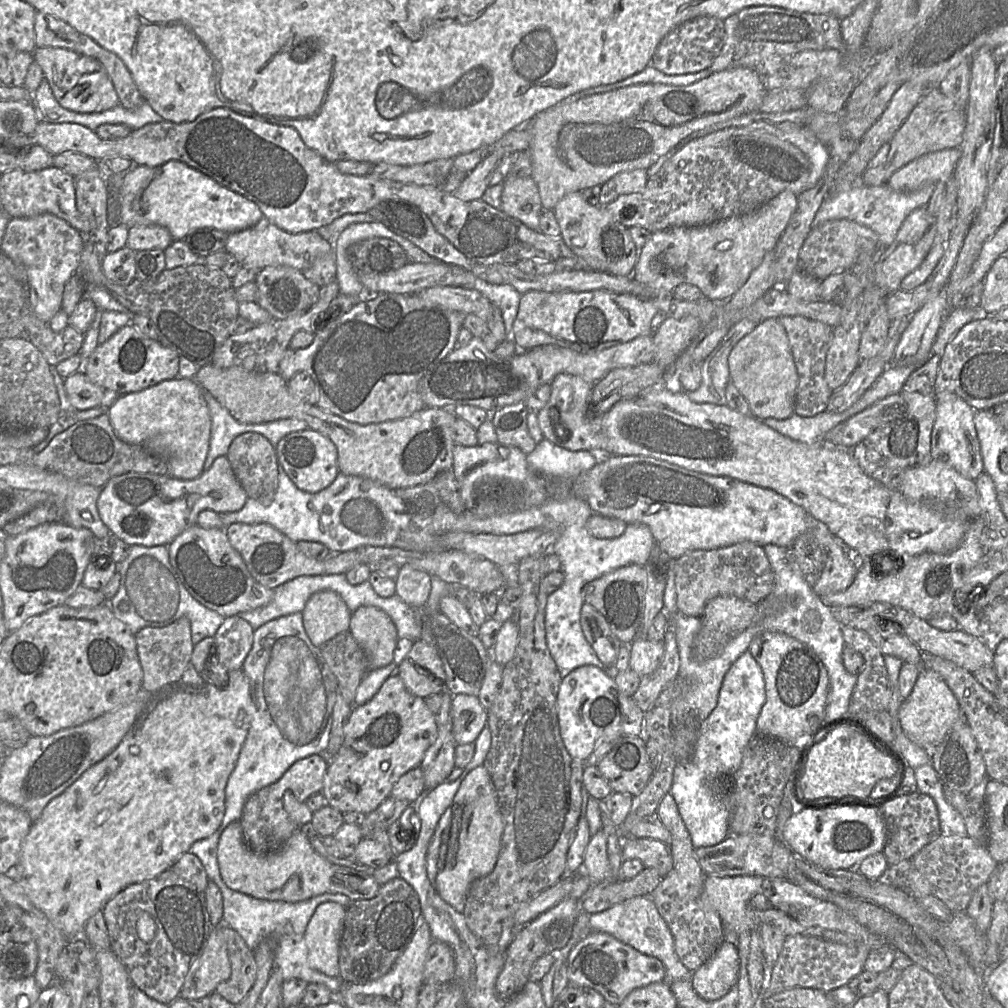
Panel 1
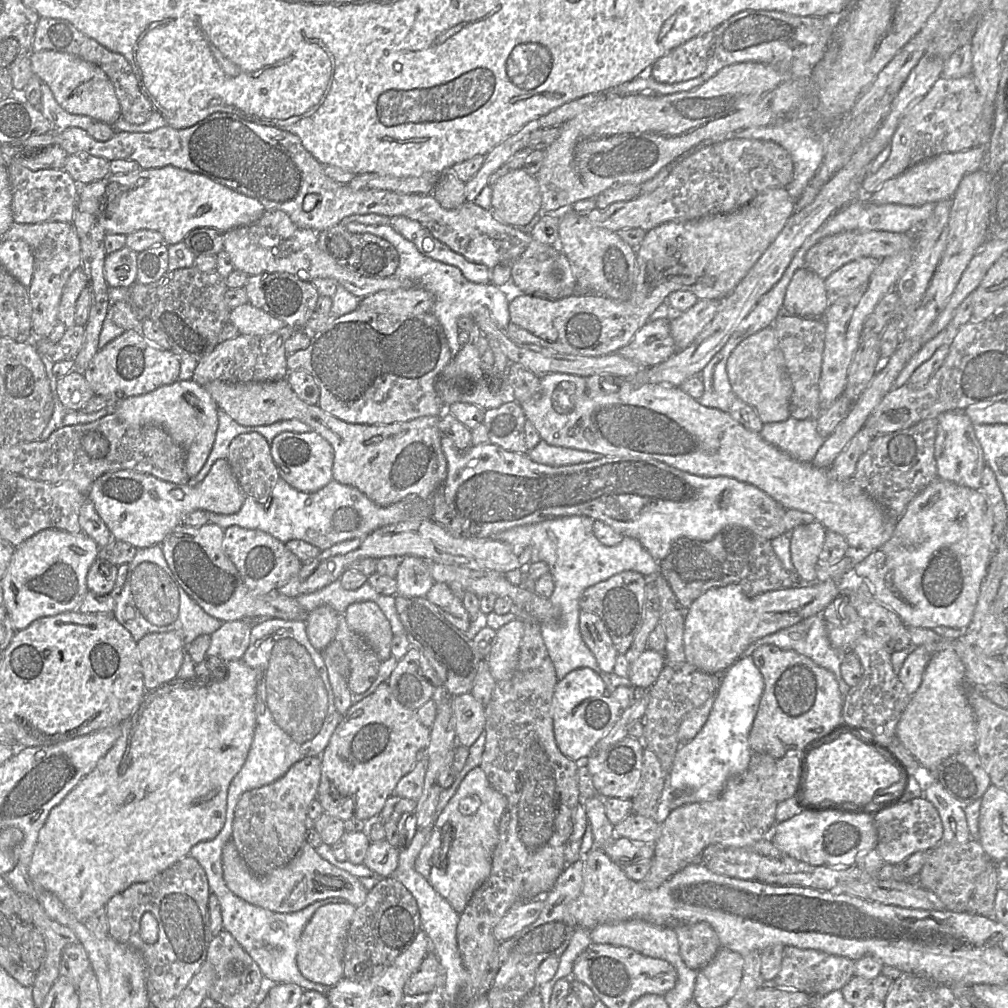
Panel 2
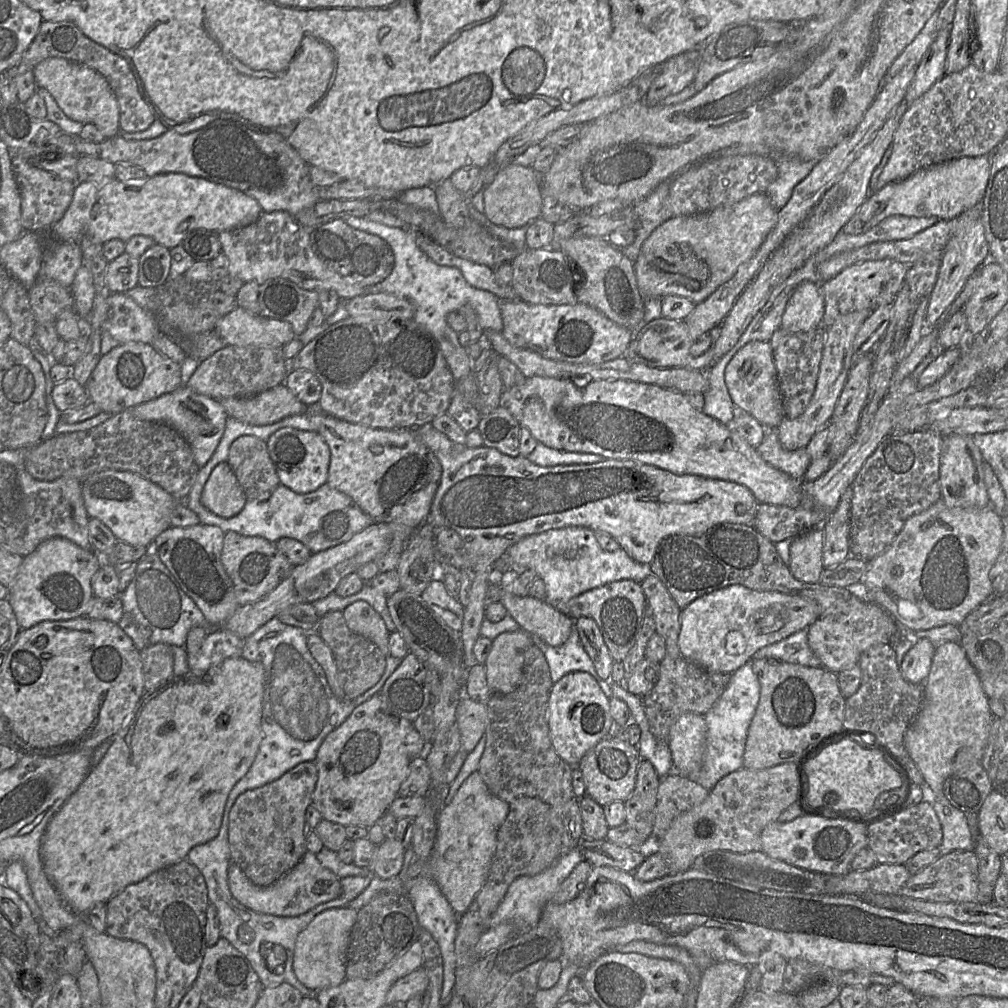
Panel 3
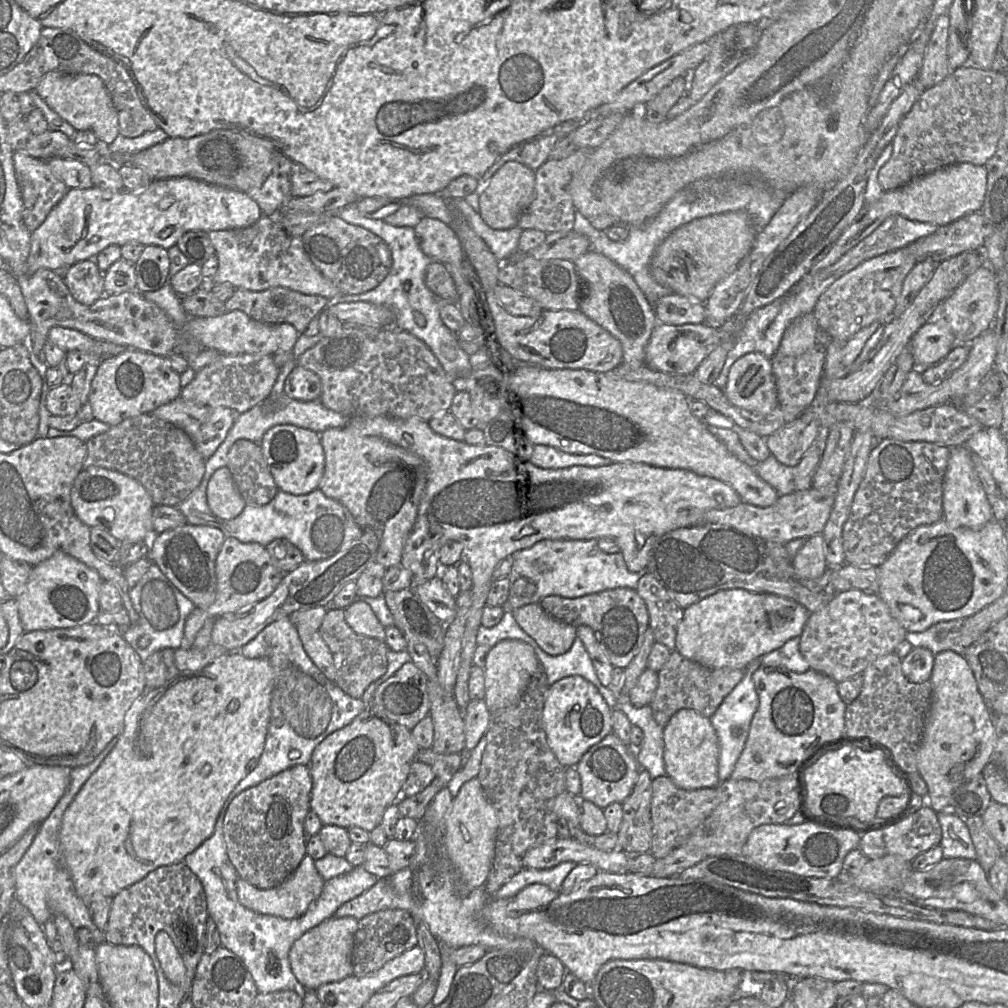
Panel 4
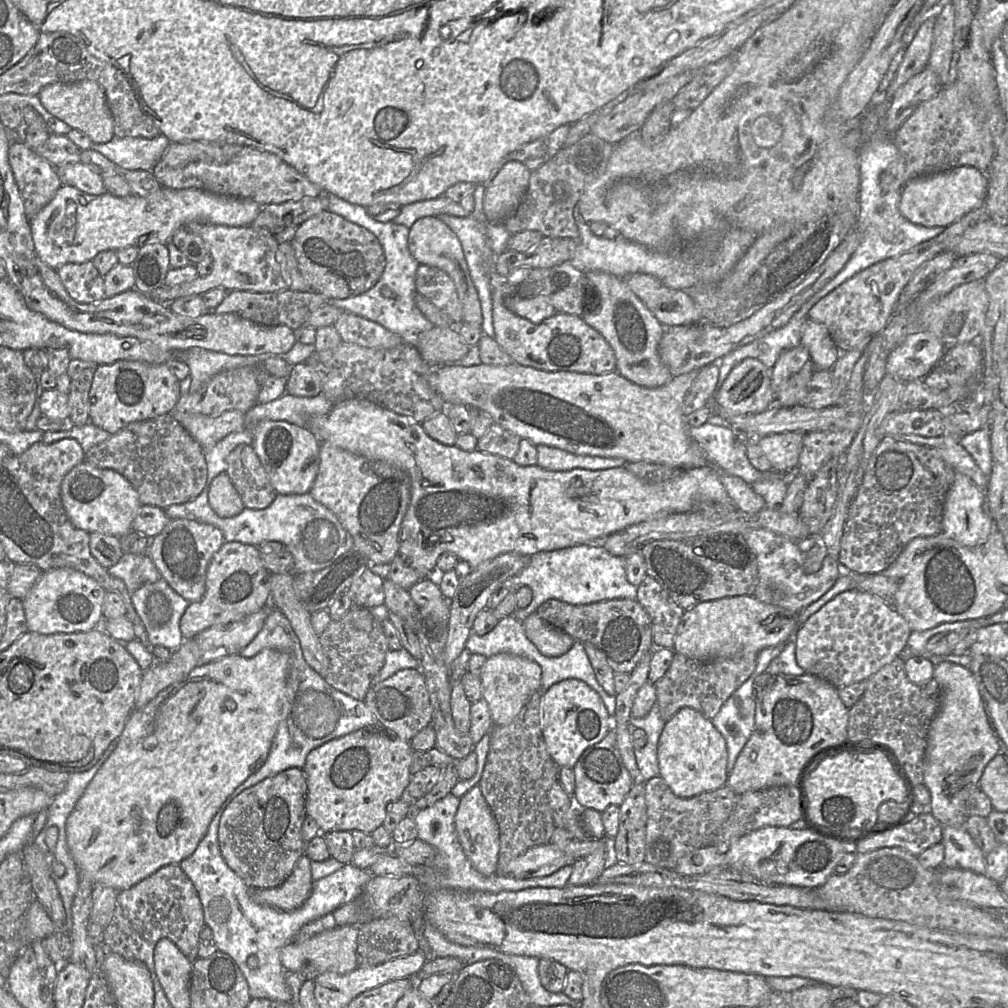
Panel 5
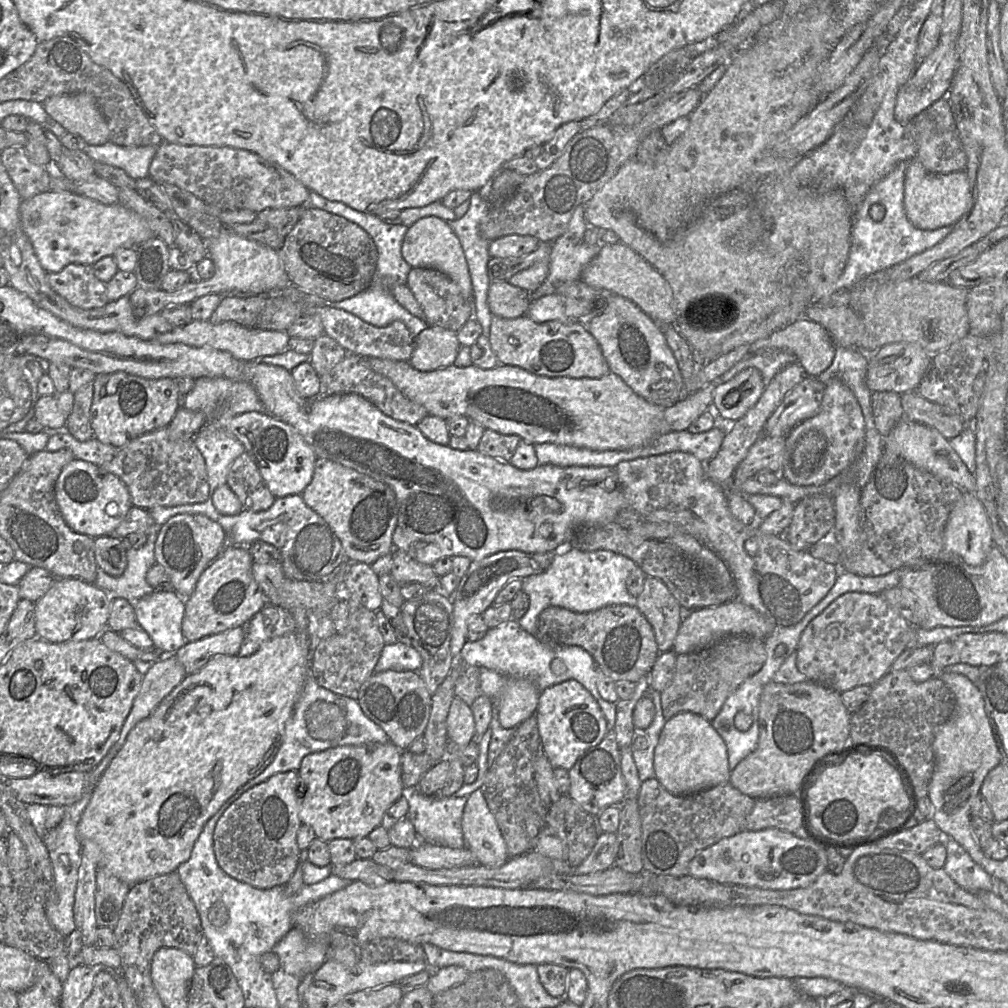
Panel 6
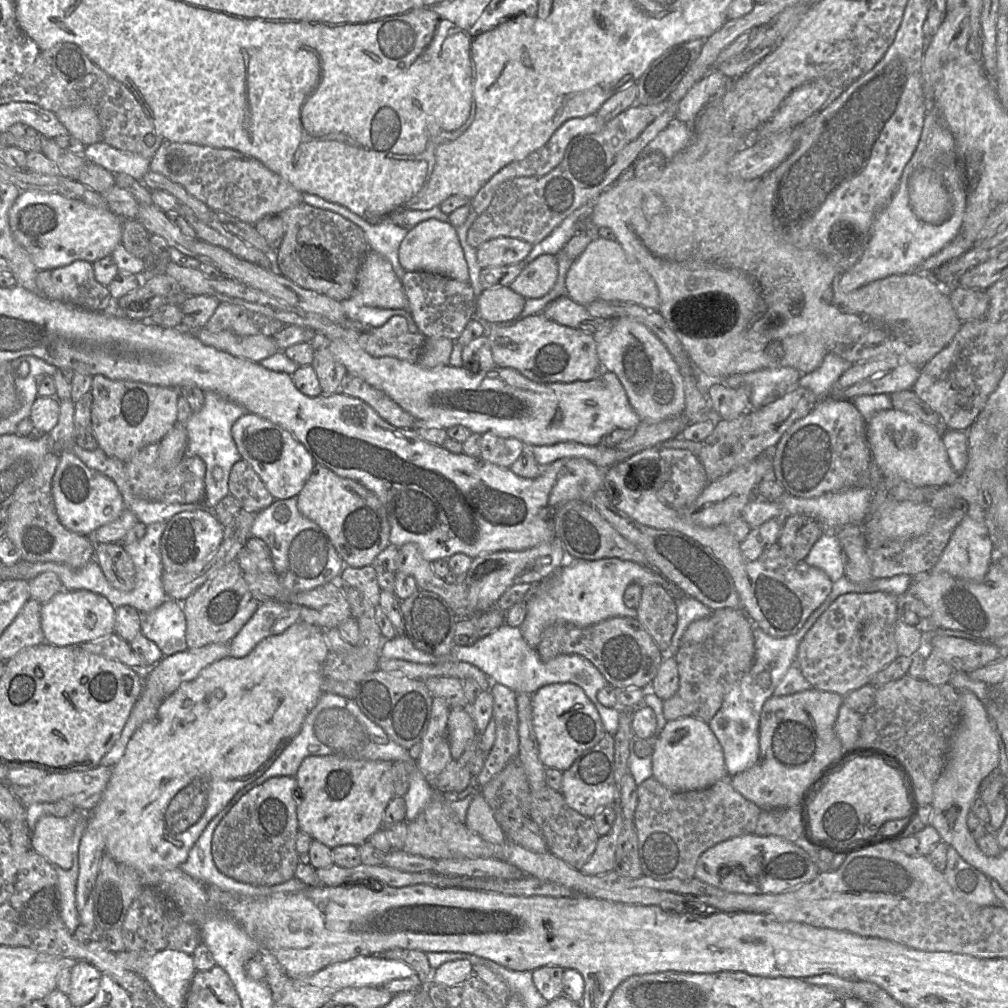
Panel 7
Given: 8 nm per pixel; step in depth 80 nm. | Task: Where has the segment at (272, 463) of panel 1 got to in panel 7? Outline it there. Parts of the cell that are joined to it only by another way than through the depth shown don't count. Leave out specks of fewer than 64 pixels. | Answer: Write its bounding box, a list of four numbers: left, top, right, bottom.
[229,459,275,514]

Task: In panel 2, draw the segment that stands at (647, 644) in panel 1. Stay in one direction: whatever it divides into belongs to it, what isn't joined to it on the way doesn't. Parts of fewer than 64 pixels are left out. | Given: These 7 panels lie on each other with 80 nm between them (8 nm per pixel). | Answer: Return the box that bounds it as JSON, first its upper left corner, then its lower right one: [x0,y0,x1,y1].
[628,648,665,690]

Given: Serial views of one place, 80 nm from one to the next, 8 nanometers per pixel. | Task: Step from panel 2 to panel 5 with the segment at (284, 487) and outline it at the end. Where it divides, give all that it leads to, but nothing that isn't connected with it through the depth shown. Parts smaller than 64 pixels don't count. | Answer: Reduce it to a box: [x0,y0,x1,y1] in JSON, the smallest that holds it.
[164,483,353,573]

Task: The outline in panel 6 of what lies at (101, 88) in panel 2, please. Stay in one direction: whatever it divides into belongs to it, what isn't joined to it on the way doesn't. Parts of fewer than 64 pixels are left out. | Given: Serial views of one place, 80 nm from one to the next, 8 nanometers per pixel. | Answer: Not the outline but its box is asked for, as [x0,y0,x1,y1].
[41,94,109,145]

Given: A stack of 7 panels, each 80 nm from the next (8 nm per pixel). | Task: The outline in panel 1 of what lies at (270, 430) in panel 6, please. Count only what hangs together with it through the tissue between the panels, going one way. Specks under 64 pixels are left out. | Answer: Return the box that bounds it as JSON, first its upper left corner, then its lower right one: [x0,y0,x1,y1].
[107,378,339,493]

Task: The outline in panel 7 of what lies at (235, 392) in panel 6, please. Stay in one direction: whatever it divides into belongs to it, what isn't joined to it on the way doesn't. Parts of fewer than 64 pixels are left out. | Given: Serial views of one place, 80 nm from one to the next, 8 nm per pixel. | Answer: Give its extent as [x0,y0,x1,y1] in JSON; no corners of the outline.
[185,392,248,508]

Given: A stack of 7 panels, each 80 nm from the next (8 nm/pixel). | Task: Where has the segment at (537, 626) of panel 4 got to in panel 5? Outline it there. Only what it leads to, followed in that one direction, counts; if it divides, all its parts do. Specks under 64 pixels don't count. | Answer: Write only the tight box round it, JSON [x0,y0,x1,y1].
[522,612,573,656]

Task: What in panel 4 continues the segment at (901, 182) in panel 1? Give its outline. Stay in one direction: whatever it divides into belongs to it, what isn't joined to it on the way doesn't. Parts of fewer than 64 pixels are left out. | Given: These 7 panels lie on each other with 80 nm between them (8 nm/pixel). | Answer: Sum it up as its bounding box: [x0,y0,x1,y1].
[810,162,987,273]

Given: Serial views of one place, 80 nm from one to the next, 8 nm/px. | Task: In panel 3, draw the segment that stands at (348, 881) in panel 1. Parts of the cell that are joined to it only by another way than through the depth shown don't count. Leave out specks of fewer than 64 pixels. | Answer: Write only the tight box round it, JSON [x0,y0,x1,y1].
[228,851,342,917]

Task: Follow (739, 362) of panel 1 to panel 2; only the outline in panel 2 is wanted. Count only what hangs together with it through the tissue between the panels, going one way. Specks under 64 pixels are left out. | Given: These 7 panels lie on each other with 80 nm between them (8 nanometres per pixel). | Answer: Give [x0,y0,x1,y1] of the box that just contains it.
[726,325,792,424]

